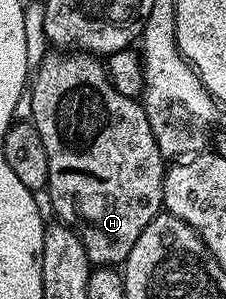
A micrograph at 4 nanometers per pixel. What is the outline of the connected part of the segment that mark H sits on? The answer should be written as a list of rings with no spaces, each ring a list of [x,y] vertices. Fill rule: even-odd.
[[[49,52],[41,63],[36,63],[35,73],[31,78],[31,89],[27,94],[27,106],[29,102],[29,110],[33,127],[39,132],[39,137],[43,139],[43,148],[47,148],[47,172],[49,173],[49,184],[47,187],[47,195],[49,194],[49,202],[53,205],[53,210],[57,213],[56,221],[62,226],[69,226],[81,238],[83,248],[87,252],[90,263],[94,267],[120,267],[131,252],[131,248],[135,248],[135,240],[139,240],[139,236],[143,236],[143,228],[147,228],[147,224],[151,224],[151,220],[155,220],[157,214],[163,210],[163,180],[165,179],[165,171],[167,169],[167,159],[161,153],[159,144],[155,140],[155,132],[151,132],[151,124],[147,120],[147,112],[142,103],[135,98],[123,96],[115,88],[115,84],[109,78],[106,70],[106,63],[102,61],[96,54],[86,54],[84,52]]]

